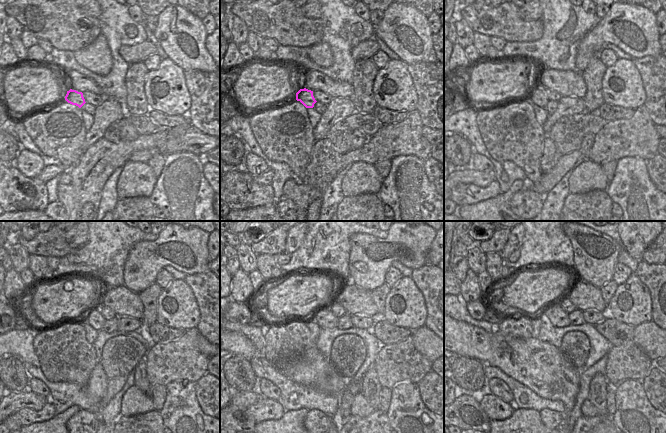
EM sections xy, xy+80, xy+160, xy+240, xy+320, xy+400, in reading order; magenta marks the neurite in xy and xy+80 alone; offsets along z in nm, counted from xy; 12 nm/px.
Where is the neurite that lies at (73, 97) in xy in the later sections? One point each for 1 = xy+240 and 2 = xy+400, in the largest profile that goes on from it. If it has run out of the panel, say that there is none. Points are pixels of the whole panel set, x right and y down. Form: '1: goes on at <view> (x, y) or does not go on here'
1: goes on at xy+240 (94, 318)
2: goes on at xy+400 (556, 315)

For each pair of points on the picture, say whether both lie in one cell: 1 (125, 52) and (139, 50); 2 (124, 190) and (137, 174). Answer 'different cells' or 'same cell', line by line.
1: same cell
2: same cell

